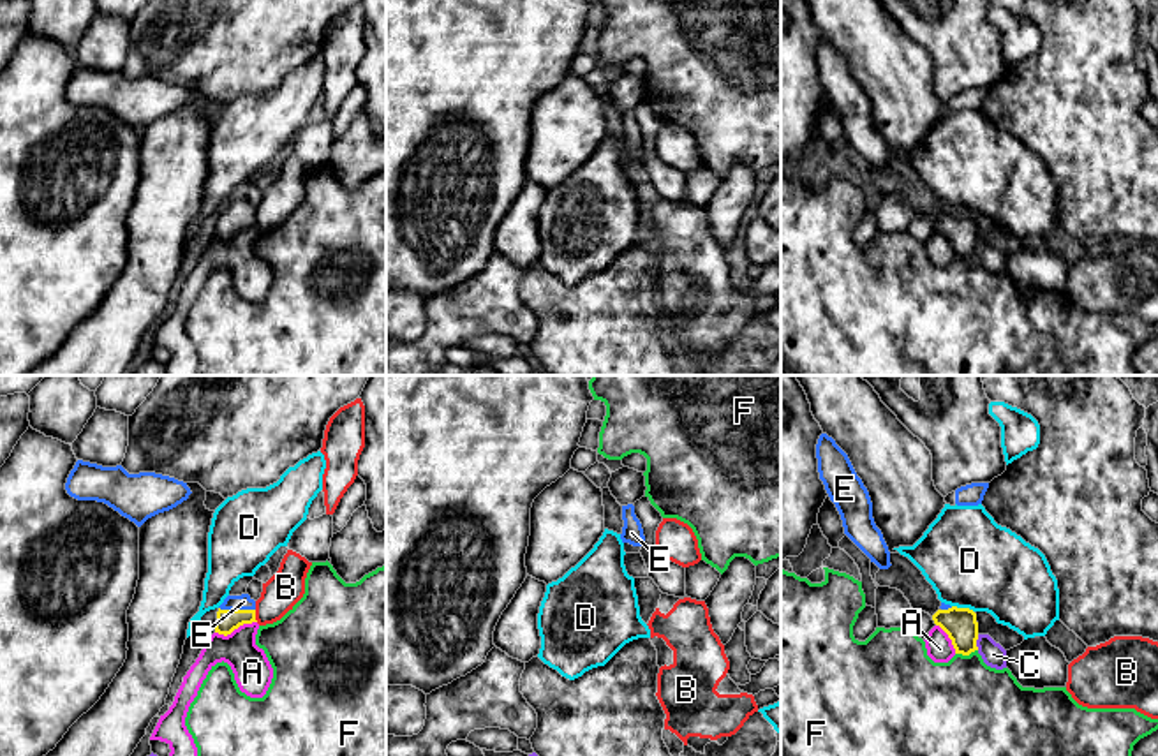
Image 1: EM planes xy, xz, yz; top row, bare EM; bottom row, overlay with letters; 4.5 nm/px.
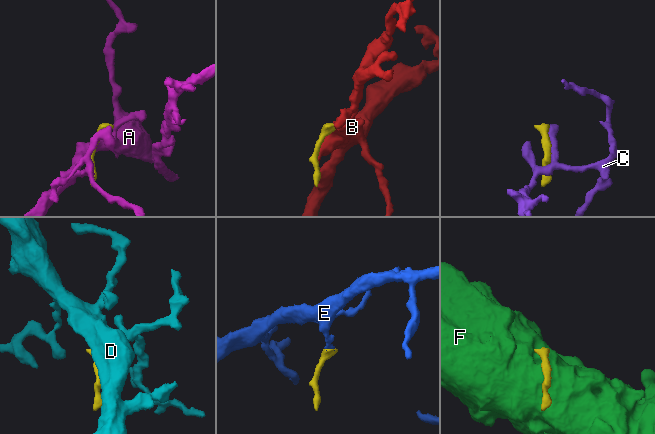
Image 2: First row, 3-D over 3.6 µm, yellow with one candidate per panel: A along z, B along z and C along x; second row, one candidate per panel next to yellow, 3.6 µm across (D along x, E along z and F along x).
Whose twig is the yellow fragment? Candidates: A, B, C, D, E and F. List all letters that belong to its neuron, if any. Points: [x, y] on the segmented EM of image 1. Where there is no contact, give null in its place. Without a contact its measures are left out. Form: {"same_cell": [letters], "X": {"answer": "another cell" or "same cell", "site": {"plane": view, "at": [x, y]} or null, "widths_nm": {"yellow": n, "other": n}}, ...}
{"same_cell": ["E"], "A": {"answer": "another cell", "site": {"plane": "xy", "at": [235, 628]}, "widths_nm": {"yellow": 100, "other": 180}}, "B": {"answer": "another cell", "site": {"plane": "xy", "at": [254, 615]}, "widths_nm": {"yellow": 100, "other": 170}}, "C": {"answer": "another cell", "site": {"plane": "yz", "at": [975, 642]}, "widths_nm": {"yellow": 150, "other": 110}}, "D": {"answer": "another cell", "site": {"plane": "yz", "at": [963, 608]}, "widths_nm": {"yellow": 150, "other": 420}}, "E": {"answer": "same cell", "site": {"plane": "xy", "at": [237, 610]}, "widths_nm": {"yellow": 100, "other": 70}}, "F": {"answer": "another cell", "site": {"plane": "yz", "at": [966, 654]}, "widths_nm": {"yellow": 150, "other": 440}}}

